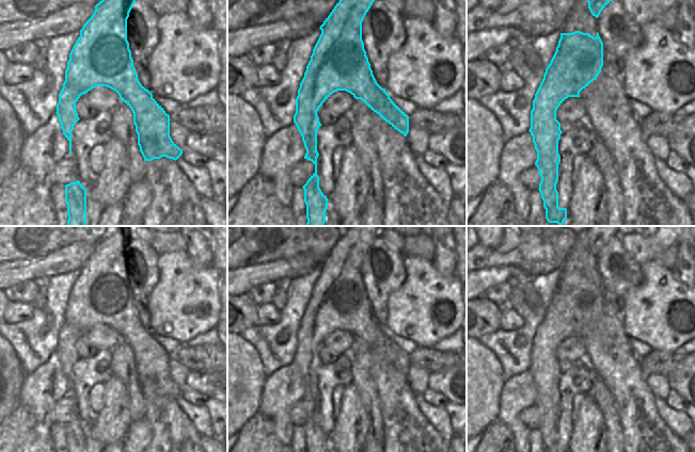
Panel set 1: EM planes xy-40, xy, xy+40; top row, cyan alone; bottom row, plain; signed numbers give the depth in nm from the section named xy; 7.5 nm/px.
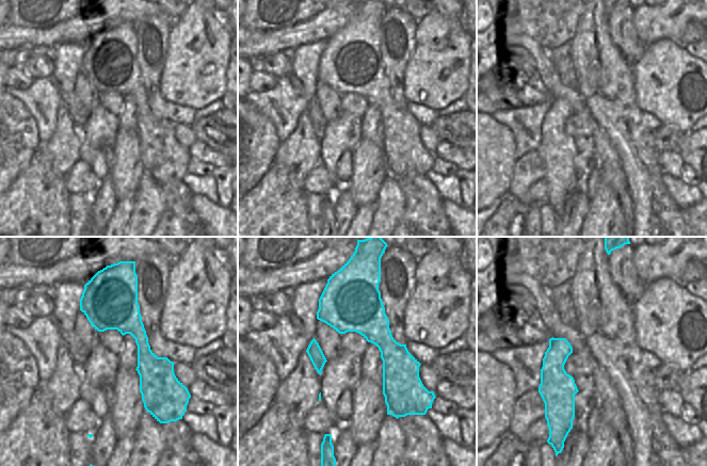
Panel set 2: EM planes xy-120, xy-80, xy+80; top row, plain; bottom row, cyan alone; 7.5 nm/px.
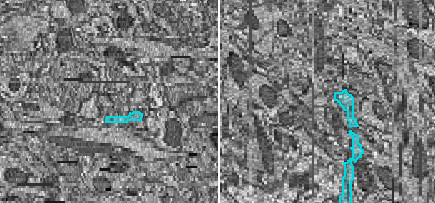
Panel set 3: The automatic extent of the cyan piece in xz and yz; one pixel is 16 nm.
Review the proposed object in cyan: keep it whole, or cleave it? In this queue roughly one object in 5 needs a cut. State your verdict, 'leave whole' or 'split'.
leave whole

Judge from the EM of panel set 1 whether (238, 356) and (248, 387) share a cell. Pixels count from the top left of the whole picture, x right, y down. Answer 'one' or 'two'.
one

